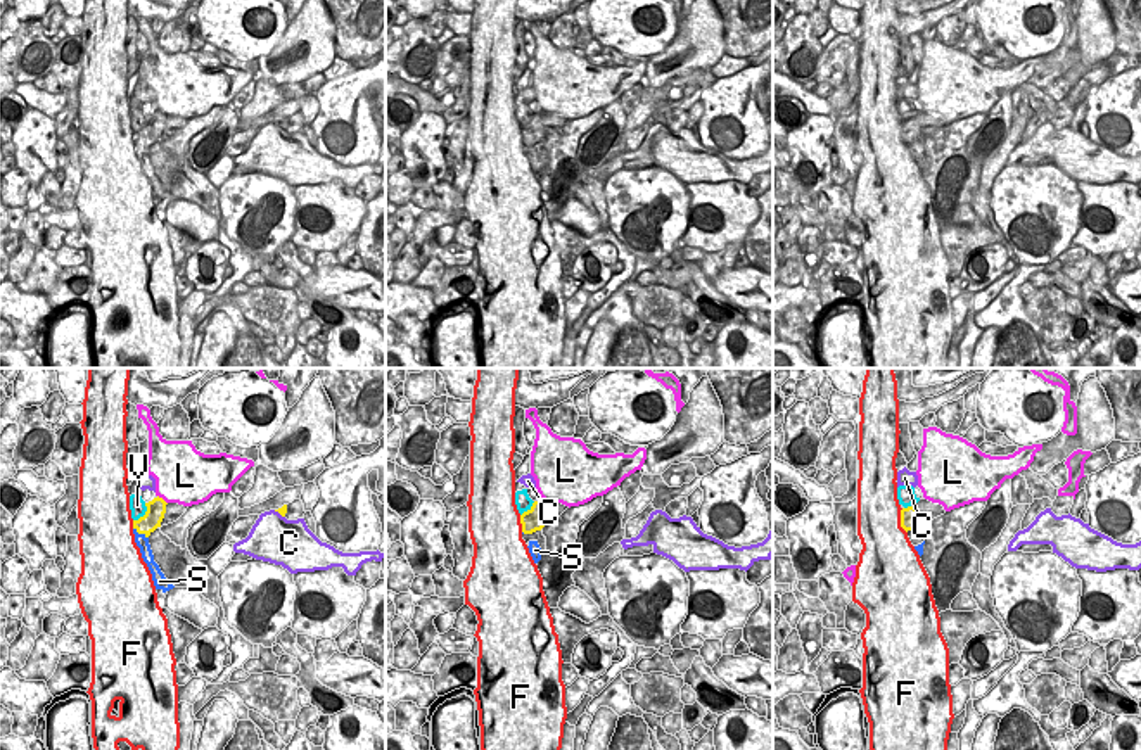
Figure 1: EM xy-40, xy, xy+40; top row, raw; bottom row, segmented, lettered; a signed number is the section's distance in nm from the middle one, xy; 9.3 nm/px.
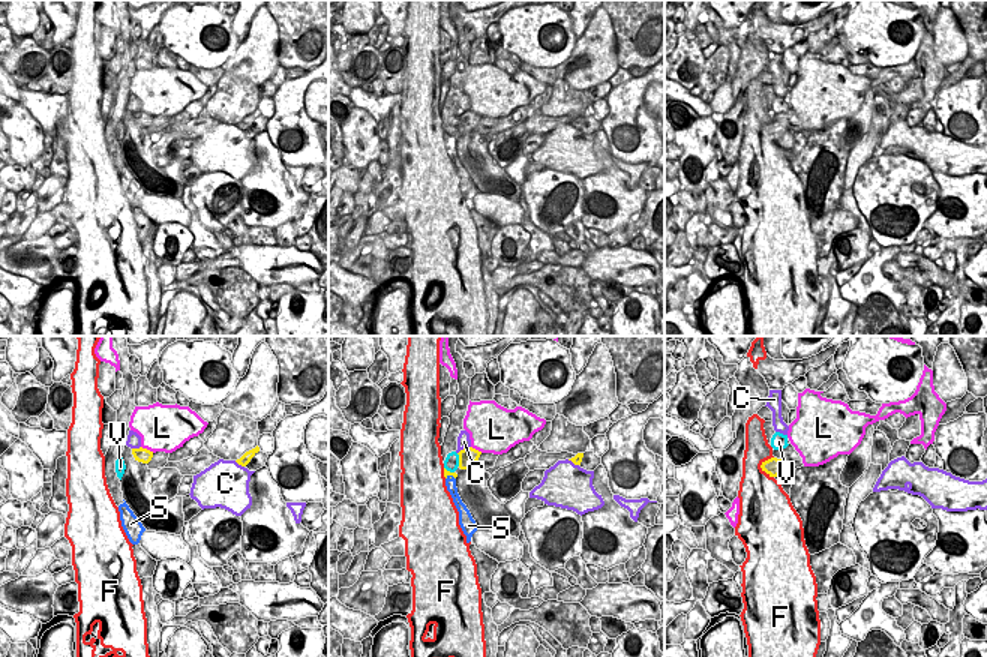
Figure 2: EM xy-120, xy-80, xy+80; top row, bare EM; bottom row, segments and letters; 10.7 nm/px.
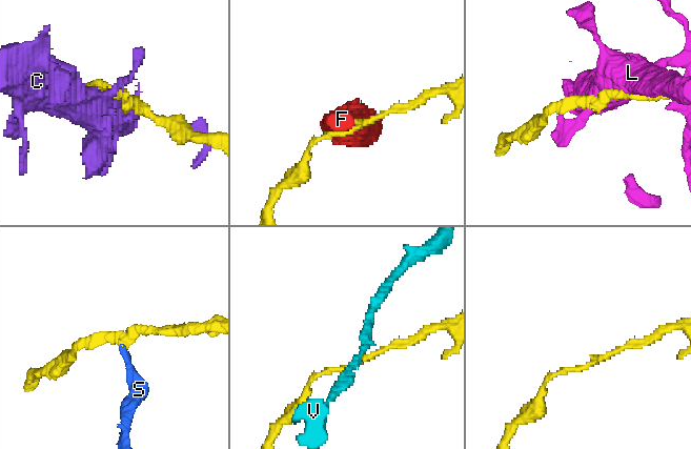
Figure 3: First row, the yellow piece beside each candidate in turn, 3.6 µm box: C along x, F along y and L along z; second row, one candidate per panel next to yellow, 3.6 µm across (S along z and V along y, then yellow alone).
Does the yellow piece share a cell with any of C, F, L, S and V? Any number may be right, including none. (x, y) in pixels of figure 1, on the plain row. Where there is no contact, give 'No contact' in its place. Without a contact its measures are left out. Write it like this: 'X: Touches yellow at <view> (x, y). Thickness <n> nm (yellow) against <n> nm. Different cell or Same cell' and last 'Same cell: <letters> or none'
C: Touches yellow at xy-40 (279, 125). Thickness 70 nm (yellow) against 440 nm. Different cell
F: Touches yellow at xy+40 (901, 133). Thickness 180 nm (yellow) against 420 nm. Different cell
L: Touches yellow at xy-40 (163, 113). Thickness 190 nm (yellow) against 460 nm. Different cell
S: Touches yellow at xy-40 (140, 146). Thickness 180 nm (yellow) against 120 nm. Different cell
V: Touches yellow at xy-40 (146, 127). Thickness 190 nm (yellow) against 160 nm. Different cell
Same cell: none

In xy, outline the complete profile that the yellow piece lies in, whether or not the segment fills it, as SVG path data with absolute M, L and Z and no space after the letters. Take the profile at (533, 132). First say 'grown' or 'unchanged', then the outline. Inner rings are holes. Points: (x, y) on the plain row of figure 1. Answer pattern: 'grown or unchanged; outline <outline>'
unchanged; outline M534 114L532 119L520 128L522 145L532 147L545 140L545 128L541 124L541 114Z

